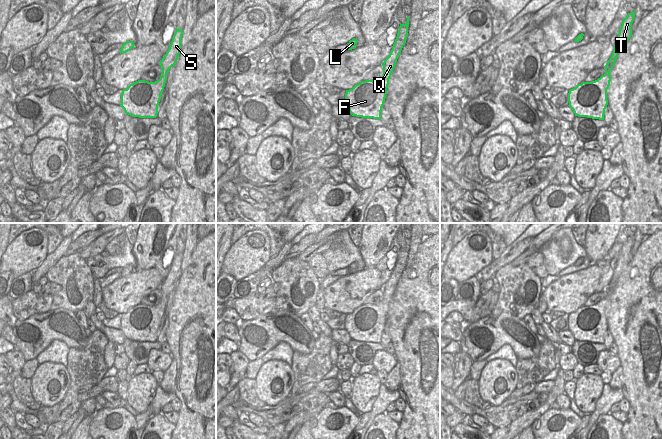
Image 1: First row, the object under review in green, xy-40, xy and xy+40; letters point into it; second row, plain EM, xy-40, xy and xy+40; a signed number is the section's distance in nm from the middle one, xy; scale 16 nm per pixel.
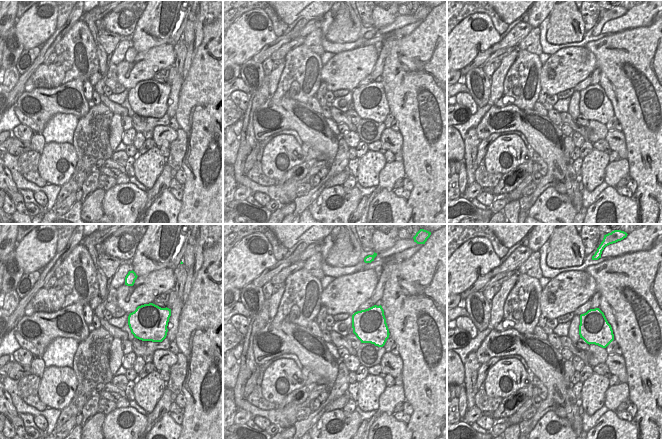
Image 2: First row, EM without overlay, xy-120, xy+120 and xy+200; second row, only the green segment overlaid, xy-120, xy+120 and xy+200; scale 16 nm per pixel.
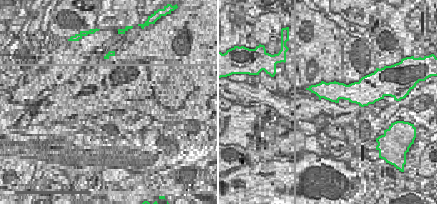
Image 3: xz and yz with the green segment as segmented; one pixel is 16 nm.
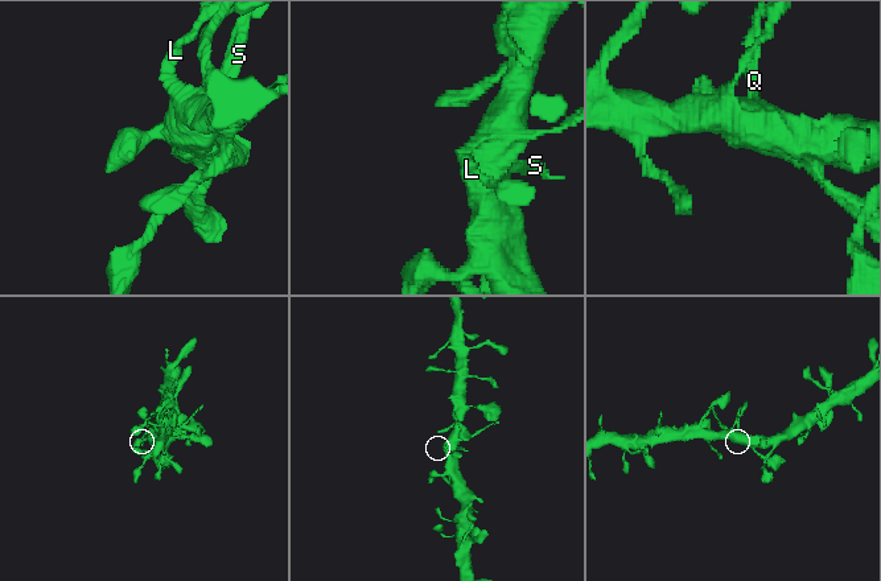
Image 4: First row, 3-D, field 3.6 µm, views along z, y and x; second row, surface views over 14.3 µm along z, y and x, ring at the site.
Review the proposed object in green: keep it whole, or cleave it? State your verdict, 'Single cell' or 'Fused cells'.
Single cell.

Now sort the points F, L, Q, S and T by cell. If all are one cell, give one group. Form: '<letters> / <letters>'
F L Q S T

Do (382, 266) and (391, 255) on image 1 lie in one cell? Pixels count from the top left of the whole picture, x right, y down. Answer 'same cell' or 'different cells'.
same cell

